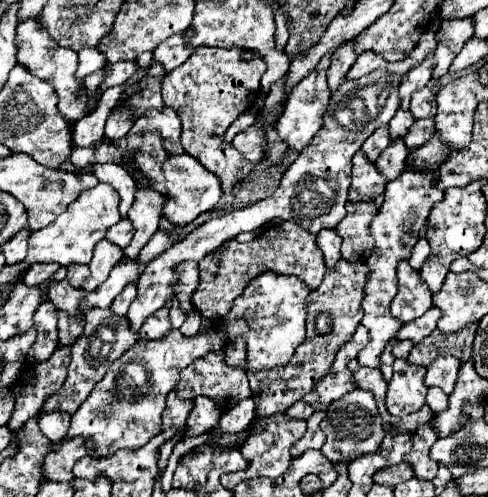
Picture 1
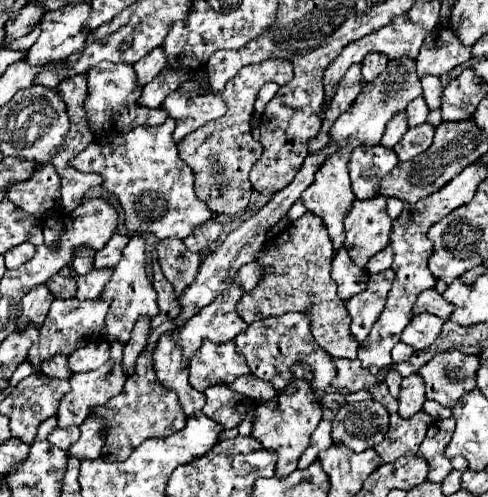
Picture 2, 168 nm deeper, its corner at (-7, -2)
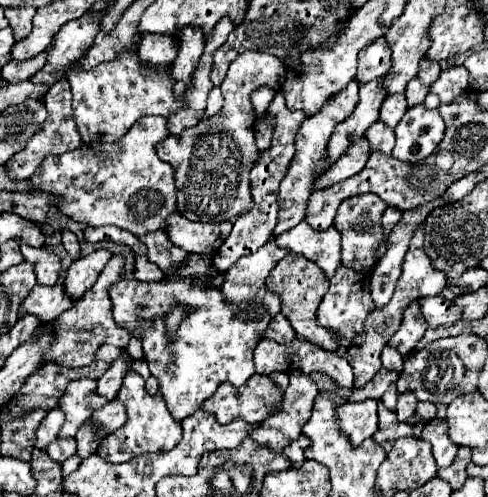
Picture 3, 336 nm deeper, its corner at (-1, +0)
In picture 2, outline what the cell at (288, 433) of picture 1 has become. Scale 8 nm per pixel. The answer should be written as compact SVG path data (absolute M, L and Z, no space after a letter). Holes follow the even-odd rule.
M303 379L293 381L279 397L257 405L251 435L267 451L273 451L279 457L275 477L287 477L297 469L297 461L299 461L301 453L309 447L311 433L315 431L319 421L321 421L321 407L317 403L315 393L309 389L309 383Z

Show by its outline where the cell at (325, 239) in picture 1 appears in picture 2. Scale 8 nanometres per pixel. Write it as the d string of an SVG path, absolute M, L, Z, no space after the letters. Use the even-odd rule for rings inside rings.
M341 247L333 259L333 269L331 269L331 277L335 279L337 287L339 287L339 297L345 301L357 293L361 293L365 289L365 271L355 267L347 255L347 249Z

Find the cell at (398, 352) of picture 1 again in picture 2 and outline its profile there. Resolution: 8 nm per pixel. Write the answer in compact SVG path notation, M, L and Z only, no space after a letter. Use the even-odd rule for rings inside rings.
M399 343L399 345L393 349L393 363L395 363L395 365L397 365L397 363L403 363L403 361L407 361L413 353L415 353L413 347L409 347L409 345L405 345L405 343Z

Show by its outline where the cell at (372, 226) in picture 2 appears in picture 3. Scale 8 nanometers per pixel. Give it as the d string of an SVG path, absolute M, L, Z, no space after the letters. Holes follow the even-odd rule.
M357 195L345 199L335 215L335 229L343 237L343 265L355 269L357 273L369 277L377 265L377 249L383 243L383 227L381 217L387 209L387 203L381 201L377 195Z

